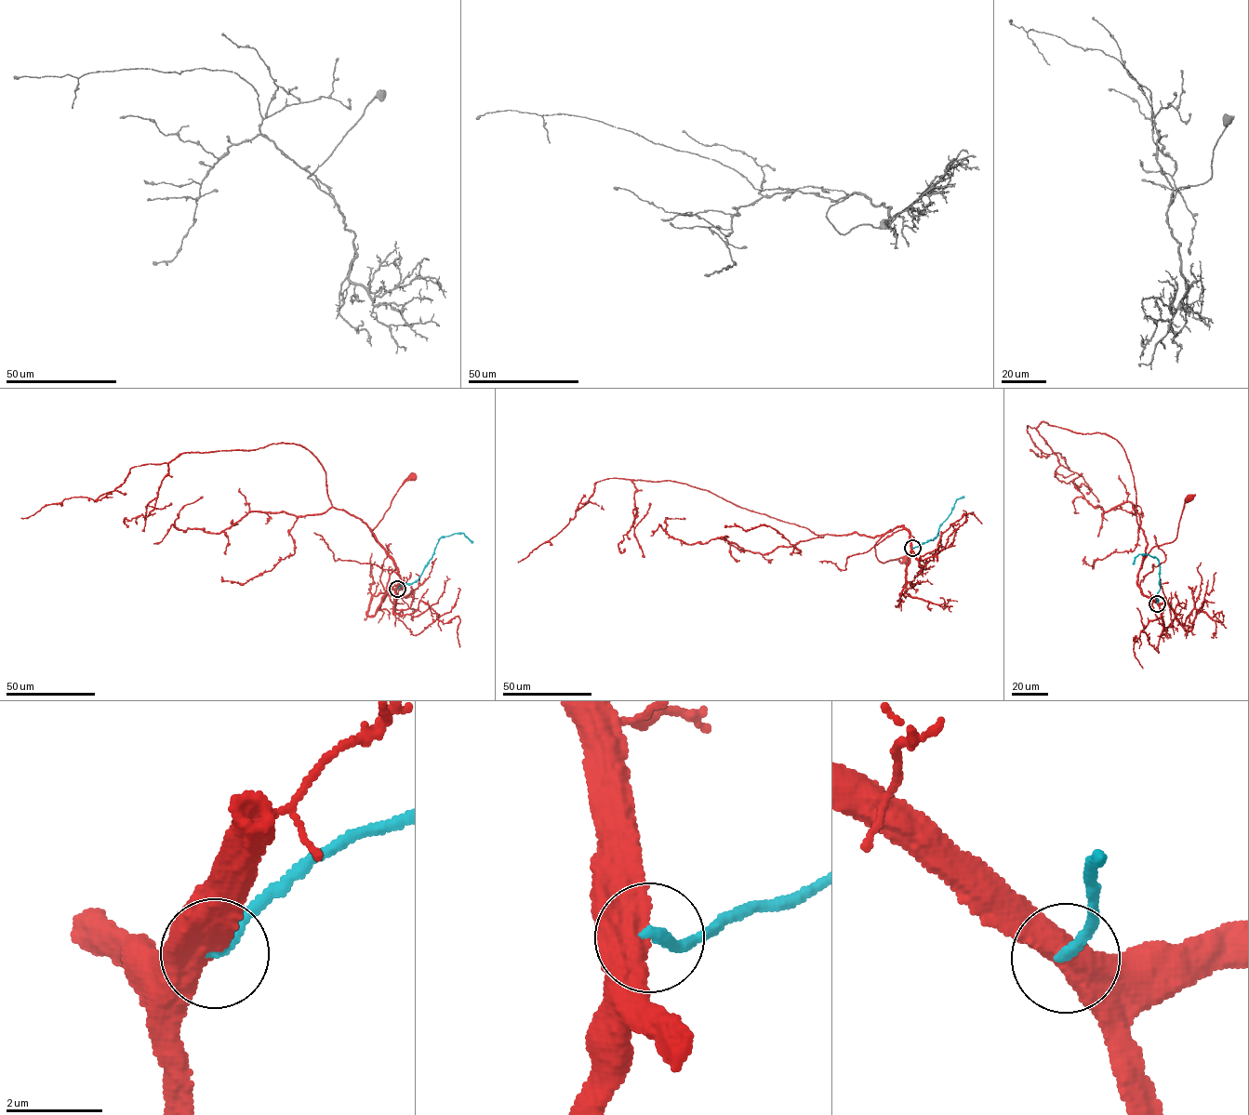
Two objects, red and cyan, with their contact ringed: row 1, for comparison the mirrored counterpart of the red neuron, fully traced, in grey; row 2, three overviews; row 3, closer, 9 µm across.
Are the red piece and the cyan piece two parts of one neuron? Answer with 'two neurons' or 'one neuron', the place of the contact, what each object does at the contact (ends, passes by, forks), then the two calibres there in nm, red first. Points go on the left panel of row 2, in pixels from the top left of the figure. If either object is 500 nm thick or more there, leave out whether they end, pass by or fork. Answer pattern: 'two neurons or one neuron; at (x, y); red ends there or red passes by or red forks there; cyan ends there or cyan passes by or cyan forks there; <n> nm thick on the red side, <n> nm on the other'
two neurons; at (397, 589); 550 nm thick on the red side, 240 nm on the other

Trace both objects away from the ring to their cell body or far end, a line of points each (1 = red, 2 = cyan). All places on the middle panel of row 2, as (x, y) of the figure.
1: (912, 548), (901, 525), (874, 537), (816, 535), (685, 484), (617, 478), (596, 482), (574, 518), (517, 562)
2: (912, 548), (936, 537), (955, 501), (964, 497)

